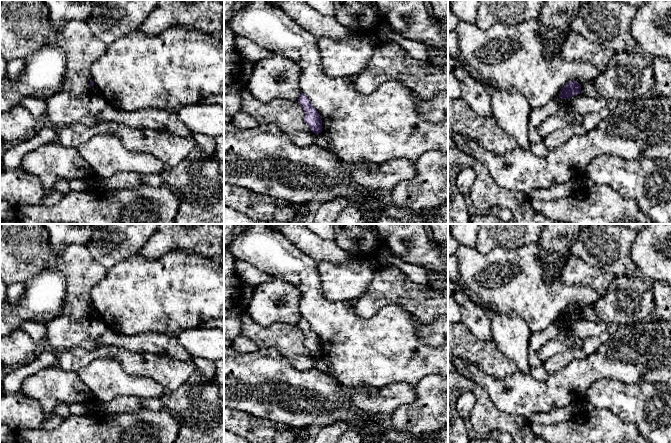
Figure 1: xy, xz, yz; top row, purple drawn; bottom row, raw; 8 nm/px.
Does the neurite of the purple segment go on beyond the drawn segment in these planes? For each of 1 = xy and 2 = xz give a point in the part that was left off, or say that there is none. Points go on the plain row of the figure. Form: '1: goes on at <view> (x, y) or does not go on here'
1: does not go on here
2: does not go on here

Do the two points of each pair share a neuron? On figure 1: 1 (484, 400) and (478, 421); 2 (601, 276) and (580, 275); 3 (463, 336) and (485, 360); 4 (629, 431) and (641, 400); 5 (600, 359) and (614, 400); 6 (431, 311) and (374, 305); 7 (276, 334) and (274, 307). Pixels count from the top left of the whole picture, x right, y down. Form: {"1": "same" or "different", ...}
{"1": "same", "2": "same", "3": "same", "4": "different", "5": "different", "6": "same", "7": "different"}

